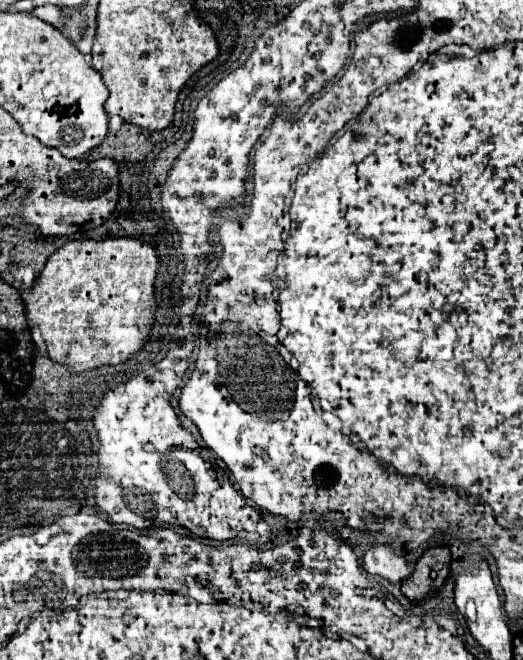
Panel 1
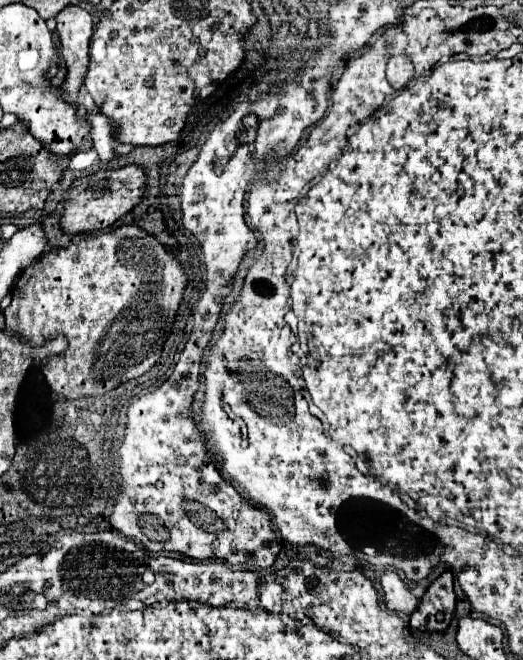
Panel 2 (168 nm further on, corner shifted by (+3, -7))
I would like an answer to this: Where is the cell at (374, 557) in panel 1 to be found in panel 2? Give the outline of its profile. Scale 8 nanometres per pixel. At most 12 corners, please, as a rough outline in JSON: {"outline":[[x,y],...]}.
{"outline":[[395,572],[381,578],[385,606],[413,614],[419,606],[407,584]]}

